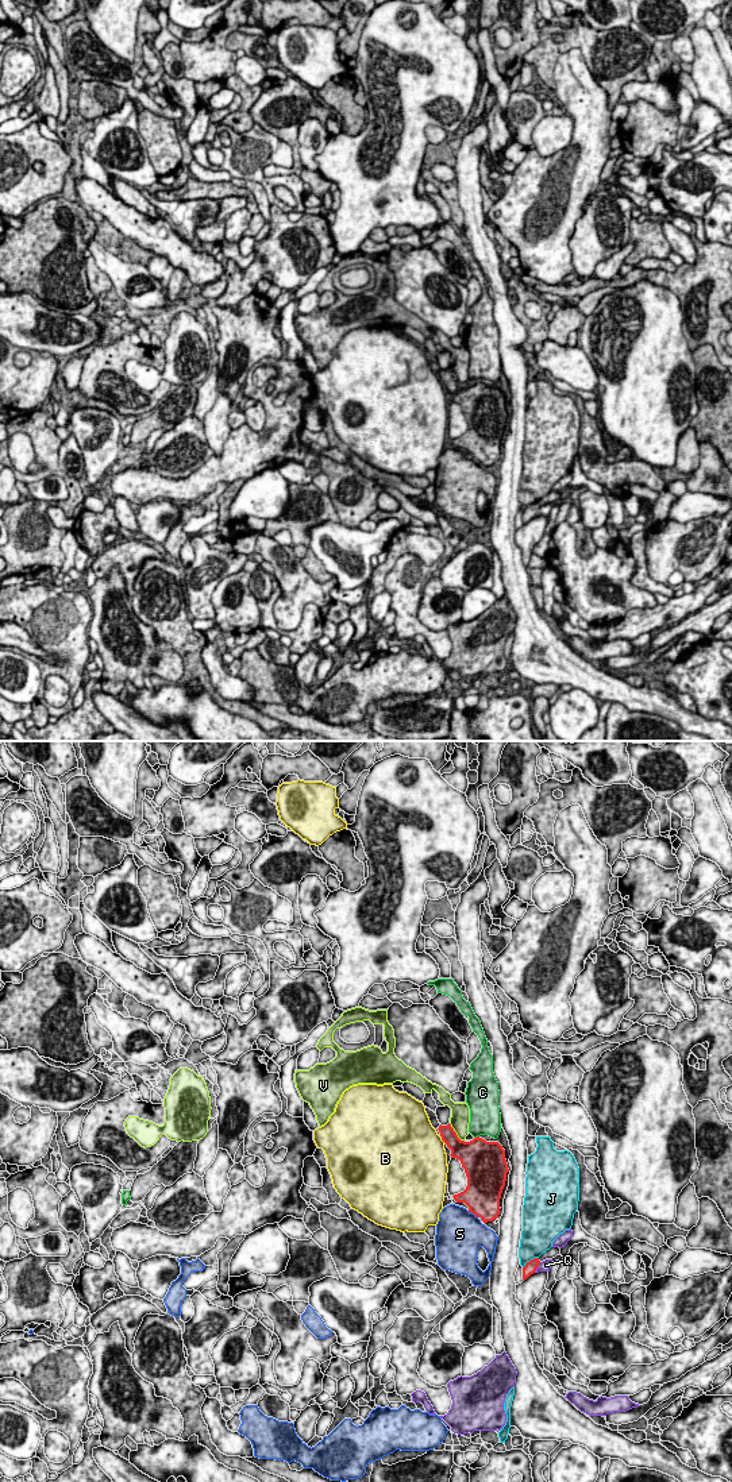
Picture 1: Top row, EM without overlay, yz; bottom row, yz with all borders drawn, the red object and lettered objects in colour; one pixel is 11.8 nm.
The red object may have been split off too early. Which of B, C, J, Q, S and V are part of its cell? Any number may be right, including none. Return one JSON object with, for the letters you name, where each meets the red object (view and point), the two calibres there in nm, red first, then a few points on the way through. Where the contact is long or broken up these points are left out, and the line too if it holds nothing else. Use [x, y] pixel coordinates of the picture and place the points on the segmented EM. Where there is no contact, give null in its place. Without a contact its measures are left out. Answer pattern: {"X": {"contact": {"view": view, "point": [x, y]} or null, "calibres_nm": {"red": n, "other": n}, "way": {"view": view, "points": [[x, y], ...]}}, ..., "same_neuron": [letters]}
{"same_neuron": []}

